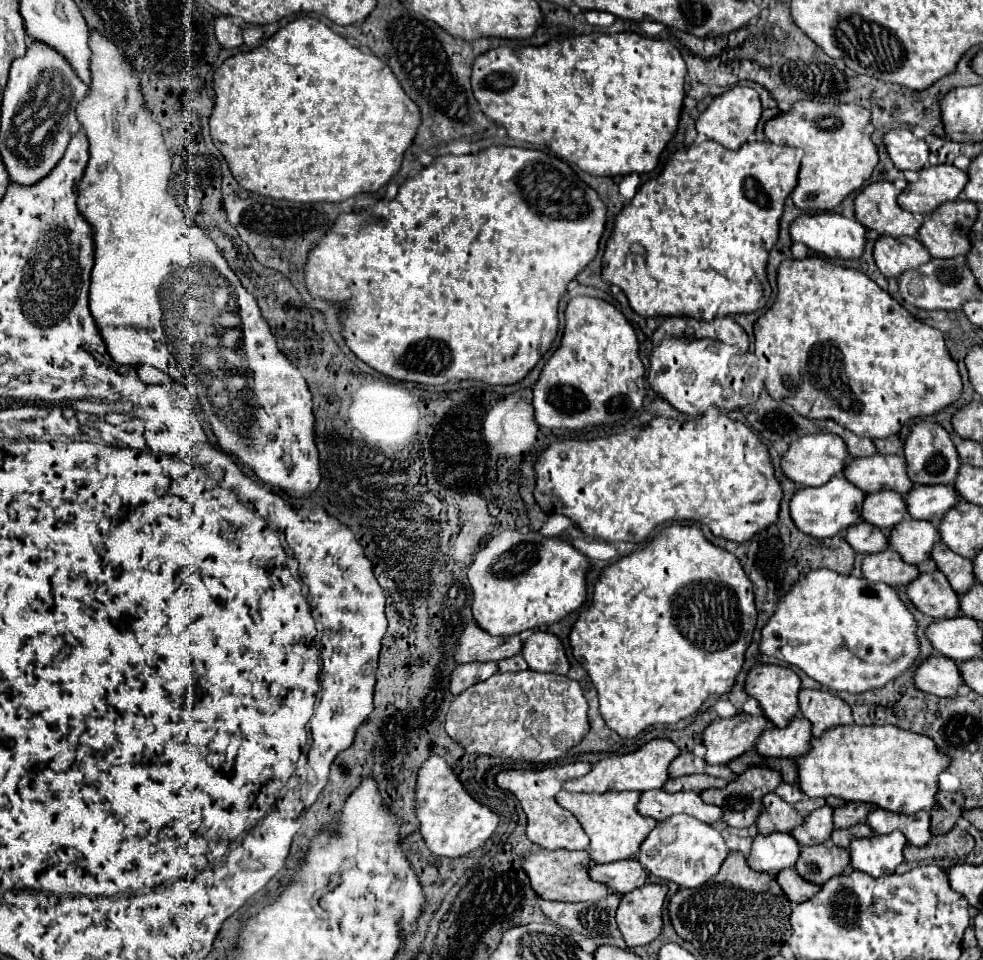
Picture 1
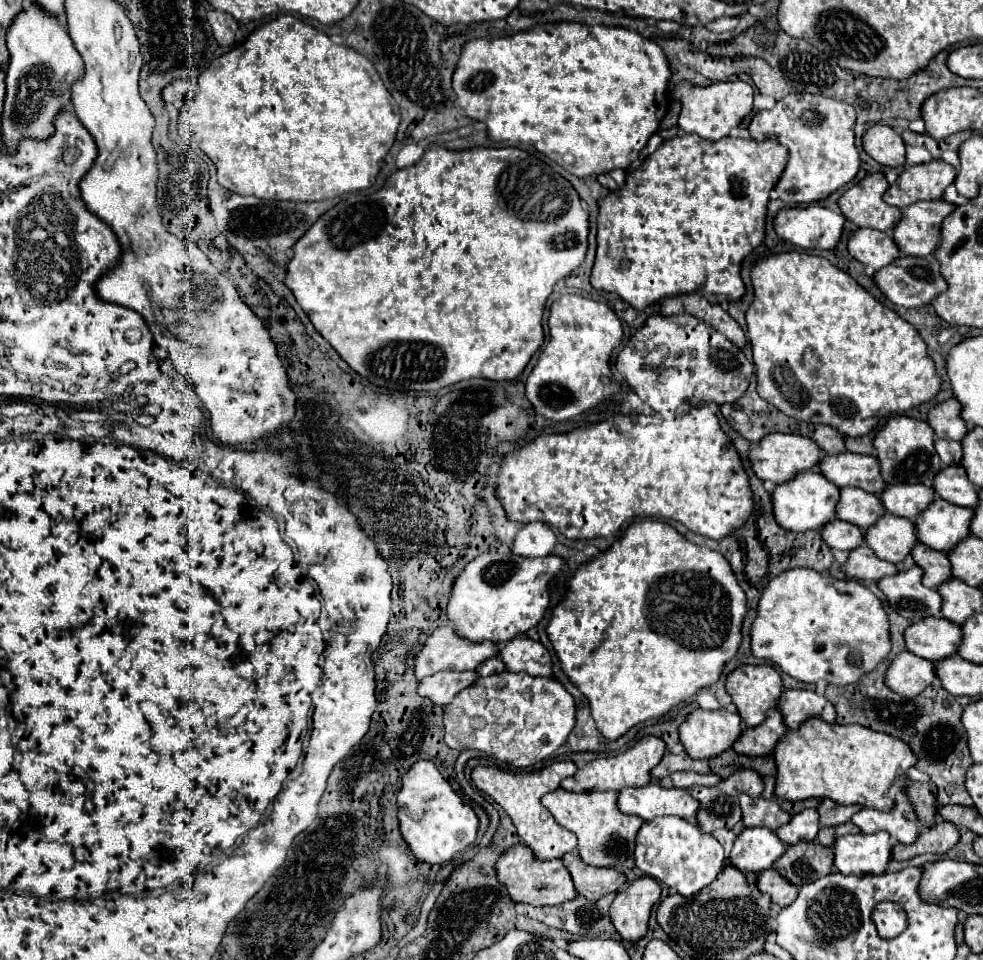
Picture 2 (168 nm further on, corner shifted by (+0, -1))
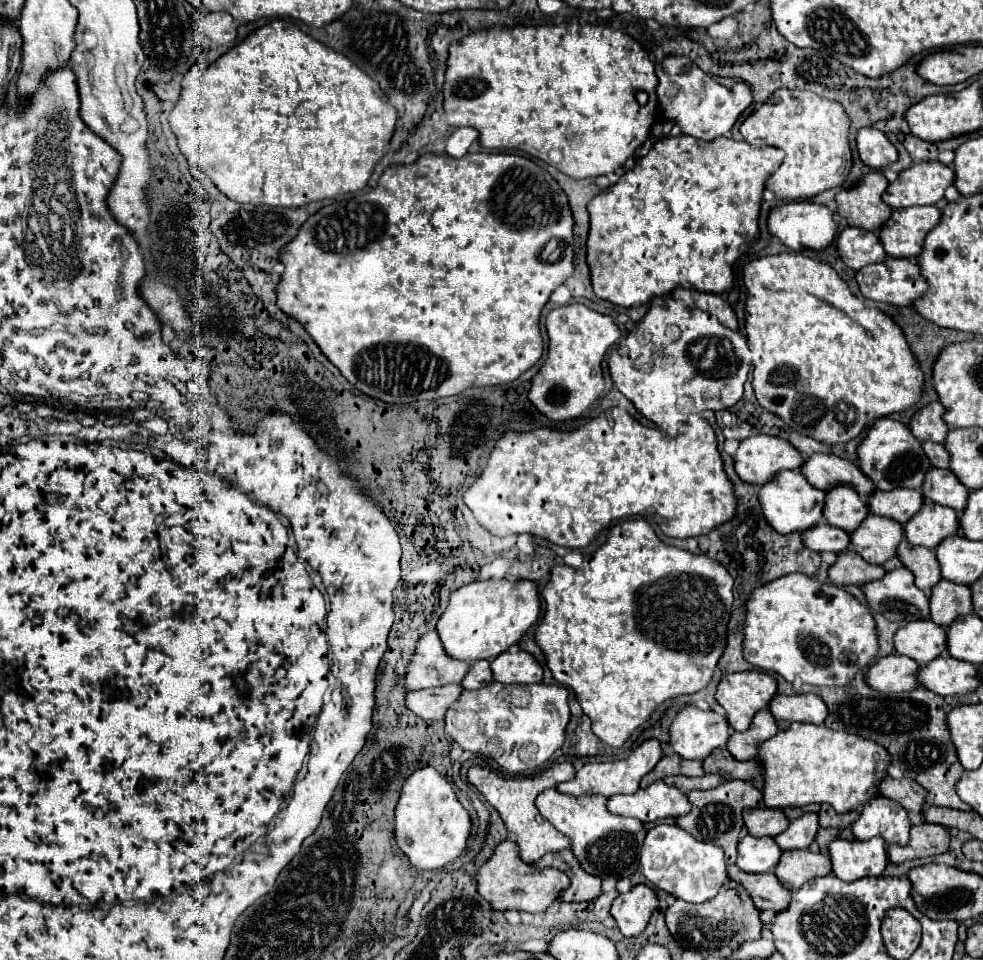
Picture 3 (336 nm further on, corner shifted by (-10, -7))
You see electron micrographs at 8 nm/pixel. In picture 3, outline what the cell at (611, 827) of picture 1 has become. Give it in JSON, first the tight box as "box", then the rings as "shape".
{"box":[536,789,646,879],"shape":[[[548,789],[536,797],[536,807],[544,819],[548,819],[560,833],[564,833],[570,839],[570,851],[574,853],[574,857],[586,873],[606,879],[608,875],[630,877],[638,869],[638,851],[642,847],[646,829],[638,819],[610,813],[606,809],[606,797],[572,797],[556,789]]]}

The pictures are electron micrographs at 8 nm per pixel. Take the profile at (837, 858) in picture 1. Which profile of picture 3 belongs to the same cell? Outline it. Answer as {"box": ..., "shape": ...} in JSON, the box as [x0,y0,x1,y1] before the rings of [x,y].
{"box":[774,849,832,889],"shape":[[[810,849],[784,851],[774,875],[786,889],[800,889],[806,881],[832,873],[832,863],[826,853],[814,853]]]}

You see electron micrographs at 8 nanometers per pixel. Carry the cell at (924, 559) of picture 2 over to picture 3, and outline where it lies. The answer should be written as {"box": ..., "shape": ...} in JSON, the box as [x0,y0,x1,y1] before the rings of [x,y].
{"box":[896,539,940,593],"shape":[[[902,539],[896,555],[904,563],[904,567],[914,573],[914,585],[924,593],[928,593],[940,581],[940,567],[932,549],[914,545],[910,547],[910,543]]]}

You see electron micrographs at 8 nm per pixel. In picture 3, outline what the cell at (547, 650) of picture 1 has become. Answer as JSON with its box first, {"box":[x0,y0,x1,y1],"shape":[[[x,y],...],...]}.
{"box":[490,649,542,683],"shape":[[[510,649],[498,655],[498,659],[490,661],[490,669],[494,681],[498,683],[540,683],[542,681],[542,665],[526,651]]]}

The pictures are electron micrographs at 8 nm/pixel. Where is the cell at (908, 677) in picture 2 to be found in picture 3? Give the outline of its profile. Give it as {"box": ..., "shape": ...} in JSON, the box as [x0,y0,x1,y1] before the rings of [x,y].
{"box":[864,655,918,693],"shape":[[[888,655],[876,659],[864,673],[866,683],[880,693],[906,693],[912,691],[918,681],[918,663],[904,655]]]}

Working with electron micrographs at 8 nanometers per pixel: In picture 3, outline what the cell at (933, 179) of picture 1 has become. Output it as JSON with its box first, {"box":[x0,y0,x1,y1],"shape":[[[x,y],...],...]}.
{"box":[882,161,954,209],"shape":[[[940,161],[916,163],[900,171],[898,179],[882,193],[882,201],[892,209],[912,205],[934,205],[944,199],[944,189],[952,185],[954,171]]]}

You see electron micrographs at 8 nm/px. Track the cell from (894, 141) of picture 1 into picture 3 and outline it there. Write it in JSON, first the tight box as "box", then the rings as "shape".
{"box":[856,127,898,169],"shape":[[[864,127],[856,133],[856,149],[862,163],[870,169],[884,169],[898,159],[898,153],[888,137],[874,127]]]}

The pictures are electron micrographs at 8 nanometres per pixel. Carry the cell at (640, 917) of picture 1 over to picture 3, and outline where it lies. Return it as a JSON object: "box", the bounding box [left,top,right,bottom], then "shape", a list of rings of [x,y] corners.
{"box":[610,885,656,937],"shape":[[[636,885],[614,899],[610,913],[624,937],[636,937],[644,931],[656,905],[656,893],[648,885]]]}

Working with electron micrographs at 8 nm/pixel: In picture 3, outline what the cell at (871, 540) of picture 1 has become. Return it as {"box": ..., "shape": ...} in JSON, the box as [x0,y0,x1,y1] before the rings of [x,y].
{"box":[802,521,850,551],"shape":[[[826,521],[818,523],[818,527],[810,527],[810,531],[802,533],[802,543],[810,547],[810,551],[844,551],[850,545],[848,533],[828,525]]]}

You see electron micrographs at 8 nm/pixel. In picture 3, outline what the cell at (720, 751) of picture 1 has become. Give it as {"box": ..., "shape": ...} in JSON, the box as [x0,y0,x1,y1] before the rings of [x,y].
{"box":[670,705,732,759],"shape":[[[686,705],[672,719],[670,747],[682,759],[706,759],[712,749],[724,747],[732,729],[724,715]]]}

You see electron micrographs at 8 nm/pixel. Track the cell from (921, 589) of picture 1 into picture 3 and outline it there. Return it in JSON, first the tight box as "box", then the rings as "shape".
{"box":[862,569,930,621],"shape":[[[894,569],[884,575],[884,579],[876,579],[870,583],[862,585],[862,591],[866,595],[866,601],[872,611],[882,613],[888,621],[918,621],[918,619],[928,619],[930,617],[930,607],[928,607],[928,597],[924,591],[920,591],[914,585],[914,575],[906,569]]]}

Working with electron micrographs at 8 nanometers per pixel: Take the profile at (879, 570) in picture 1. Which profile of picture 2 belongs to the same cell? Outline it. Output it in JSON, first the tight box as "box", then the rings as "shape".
{"box":[842,545,900,581],"shape":[[[860,545],[858,549],[850,551],[848,563],[842,567],[842,571],[852,579],[880,581],[880,577],[896,575],[900,569],[890,561],[880,561],[880,557],[876,557],[868,545]]]}

